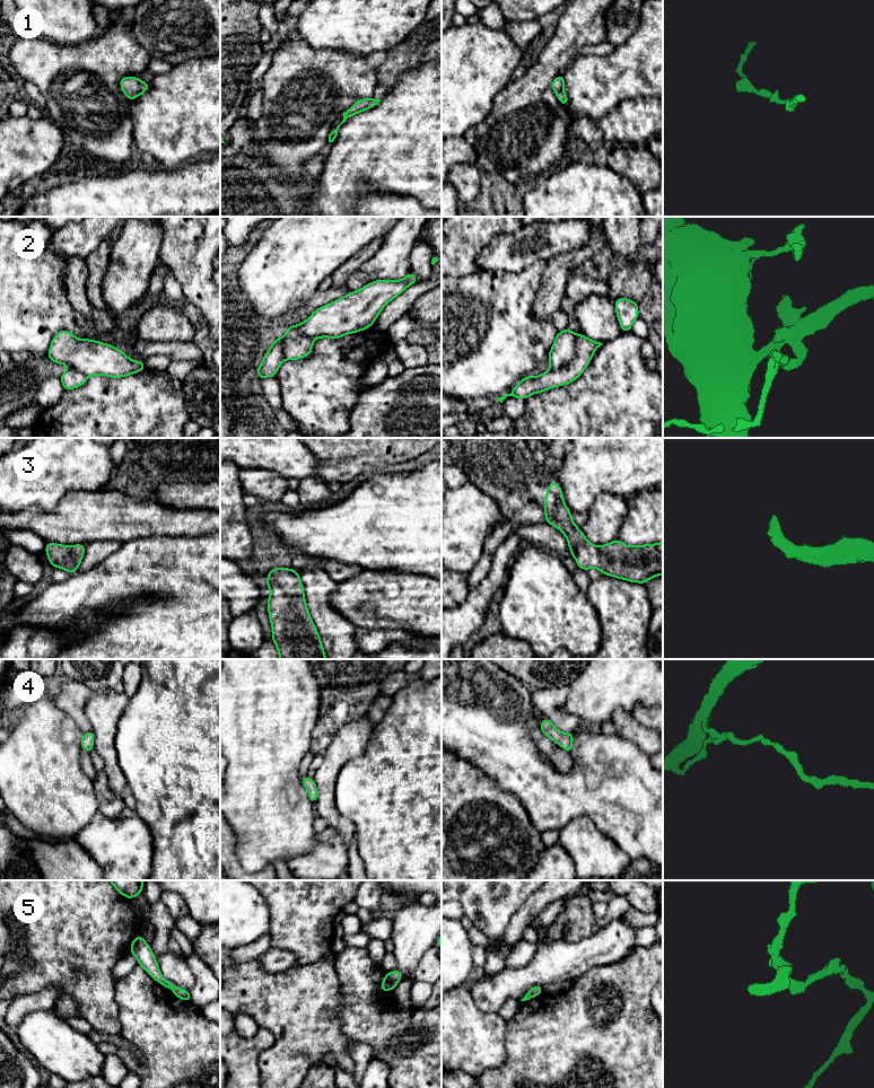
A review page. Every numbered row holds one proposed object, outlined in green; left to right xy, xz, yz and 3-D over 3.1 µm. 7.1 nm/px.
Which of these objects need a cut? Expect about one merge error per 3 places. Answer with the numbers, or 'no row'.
2

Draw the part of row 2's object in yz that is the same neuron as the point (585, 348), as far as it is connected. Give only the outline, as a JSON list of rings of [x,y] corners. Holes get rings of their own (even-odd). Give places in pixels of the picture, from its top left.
[[[577,334],[576,352],[571,362],[562,366],[559,370],[549,370],[536,377],[524,377],[513,388],[510,394],[498,397],[498,401],[502,403],[507,396],[526,401],[526,398],[533,394],[575,381],[589,365],[595,350],[602,344],[601,342],[588,339],[584,334]]]

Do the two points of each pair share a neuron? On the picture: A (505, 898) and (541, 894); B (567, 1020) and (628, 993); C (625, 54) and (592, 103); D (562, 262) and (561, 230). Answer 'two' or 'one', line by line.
A: two
B: one
C: one
D: two

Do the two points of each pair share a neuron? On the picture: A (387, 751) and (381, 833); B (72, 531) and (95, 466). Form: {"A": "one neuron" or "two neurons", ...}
{"A": "one neuron", "B": "two neurons"}

